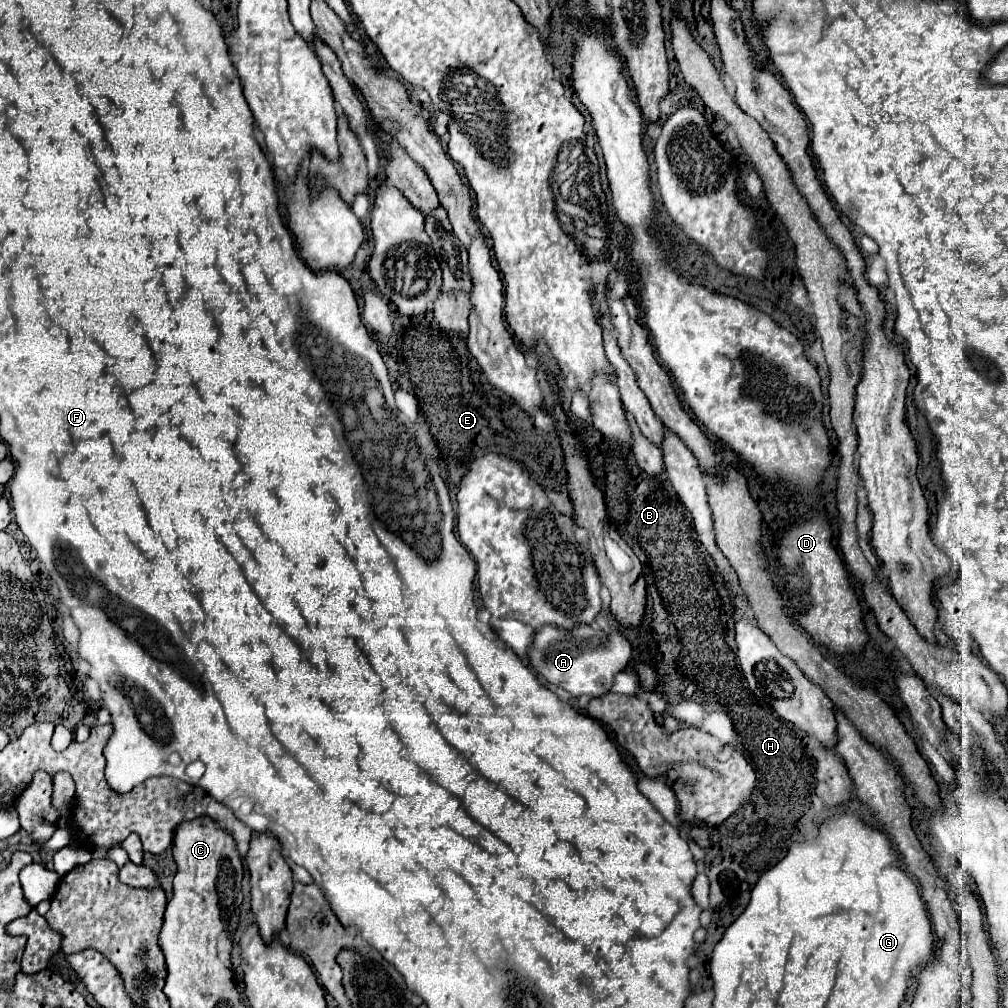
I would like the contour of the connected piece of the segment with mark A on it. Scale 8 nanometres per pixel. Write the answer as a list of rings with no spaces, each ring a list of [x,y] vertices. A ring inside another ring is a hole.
[[[597,623],[575,625],[573,629],[557,629],[555,625],[545,625],[537,629],[535,643],[529,649],[533,669],[543,675],[549,683],[563,687],[567,693],[579,697],[603,697],[611,691],[615,675],[621,673],[631,661],[633,647],[629,639],[619,631],[603,631]]]

